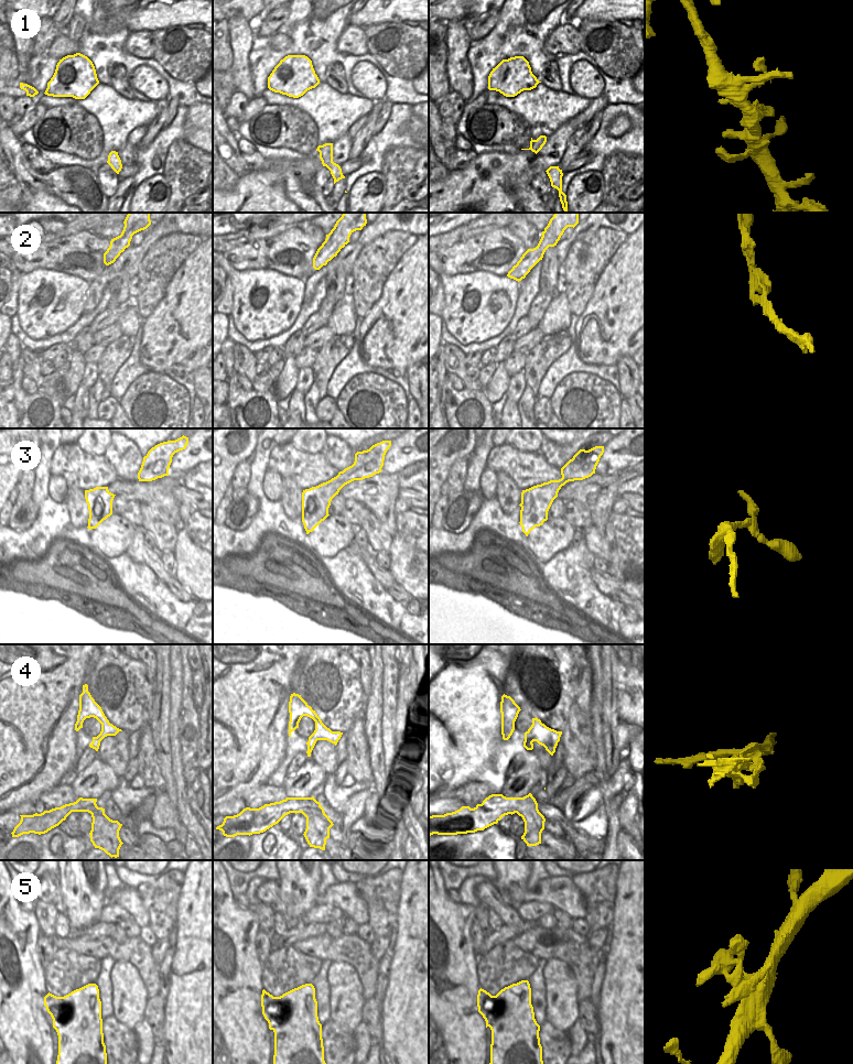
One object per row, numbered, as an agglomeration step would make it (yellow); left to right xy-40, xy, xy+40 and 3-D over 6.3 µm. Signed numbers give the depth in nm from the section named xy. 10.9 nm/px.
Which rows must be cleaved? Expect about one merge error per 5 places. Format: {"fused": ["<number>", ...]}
{"fused": ["4"]}

